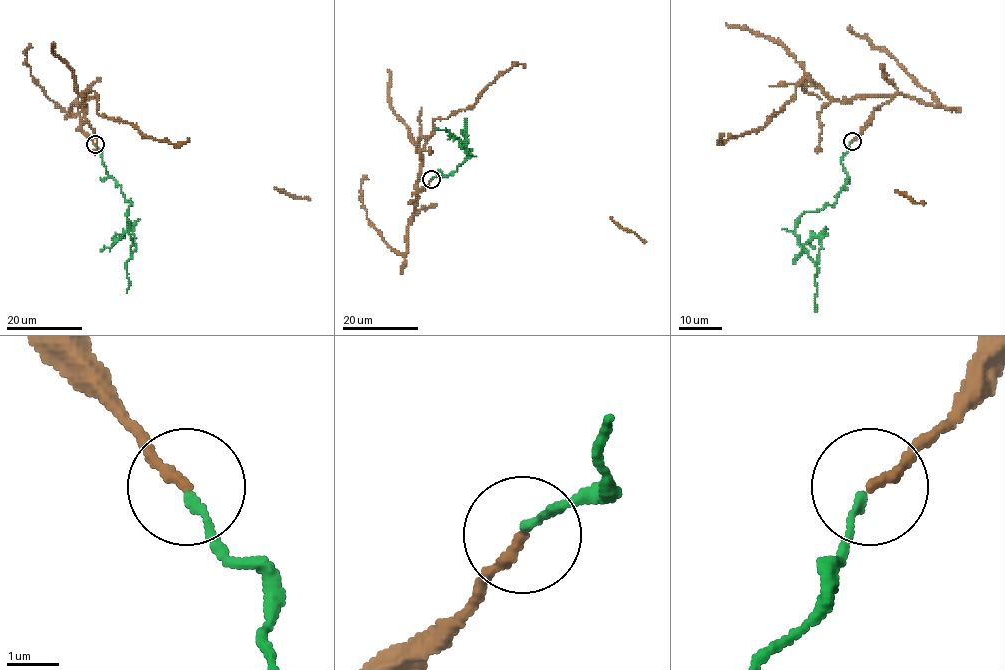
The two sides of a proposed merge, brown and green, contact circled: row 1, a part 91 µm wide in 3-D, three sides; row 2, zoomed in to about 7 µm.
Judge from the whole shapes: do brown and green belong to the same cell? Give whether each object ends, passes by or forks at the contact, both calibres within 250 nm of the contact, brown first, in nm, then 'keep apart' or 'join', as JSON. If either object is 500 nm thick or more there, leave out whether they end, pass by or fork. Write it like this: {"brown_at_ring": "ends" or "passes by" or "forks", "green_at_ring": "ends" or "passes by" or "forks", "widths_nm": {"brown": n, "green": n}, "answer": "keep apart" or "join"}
{"brown_at_ring": "ends", "green_at_ring": "ends", "widths_nm": {"brown": 200, "green": 150}, "answer": "keep apart"}

